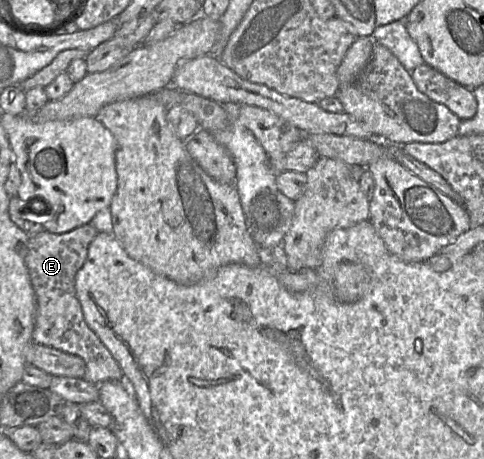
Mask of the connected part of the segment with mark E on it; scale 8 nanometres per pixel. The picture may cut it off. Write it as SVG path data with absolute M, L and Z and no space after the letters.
M88 223L61 234L45 230L31 235L25 263L36 296L32 341L82 358L86 364L83 379L99 385L107 380L121 380L123 372L97 334L87 325L76 296L75 276L83 266L89 244L97 233Z

